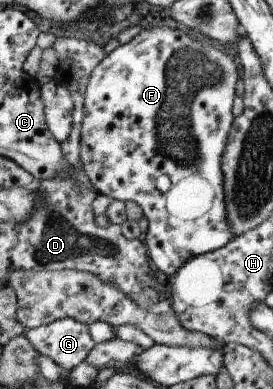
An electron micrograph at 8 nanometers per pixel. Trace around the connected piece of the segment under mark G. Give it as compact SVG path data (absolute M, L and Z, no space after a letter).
M61 318L52 324L30 329L25 334L38 353L71 372L95 348L89 328L89 324L75 318Z

